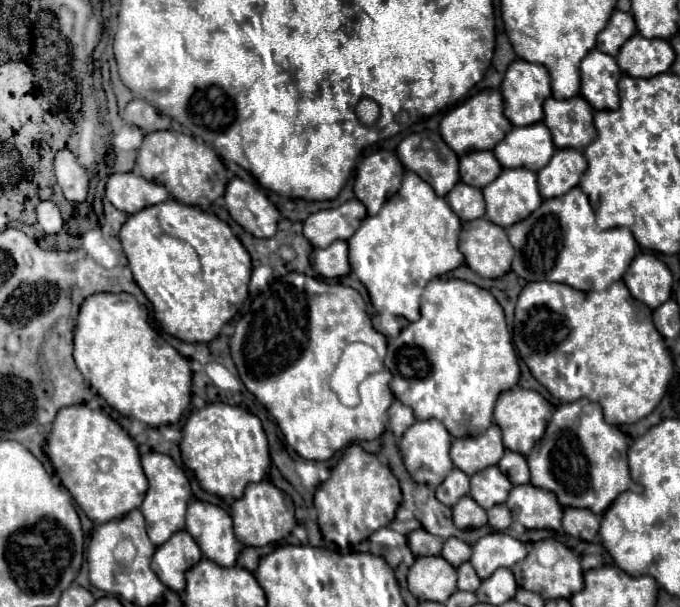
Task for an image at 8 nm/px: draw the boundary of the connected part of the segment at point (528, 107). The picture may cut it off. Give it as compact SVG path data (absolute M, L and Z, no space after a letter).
M517 59L509 65L501 83L505 117L513 125L539 123L543 101L551 97L551 77L545 67Z

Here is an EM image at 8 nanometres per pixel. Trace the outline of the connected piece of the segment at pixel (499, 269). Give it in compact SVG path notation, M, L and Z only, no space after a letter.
M487 217L463 223L459 247L465 263L481 277L503 277L511 269L513 247L503 227L489 223Z

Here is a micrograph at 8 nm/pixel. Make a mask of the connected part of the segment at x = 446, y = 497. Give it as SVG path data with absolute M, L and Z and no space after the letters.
M453 469L447 475L447 479L437 487L437 499L449 507L453 507L467 493L469 493L469 475L465 475L461 469Z

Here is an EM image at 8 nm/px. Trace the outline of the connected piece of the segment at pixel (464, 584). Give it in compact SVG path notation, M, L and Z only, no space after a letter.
M463 563L461 567L457 567L457 575L459 575L459 581L457 581L457 587L461 591L475 591L481 583L481 579L477 577L475 569L471 567L471 563Z

